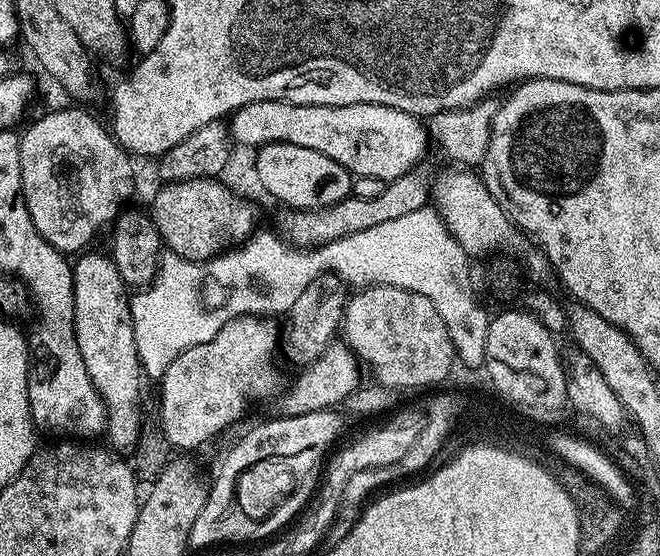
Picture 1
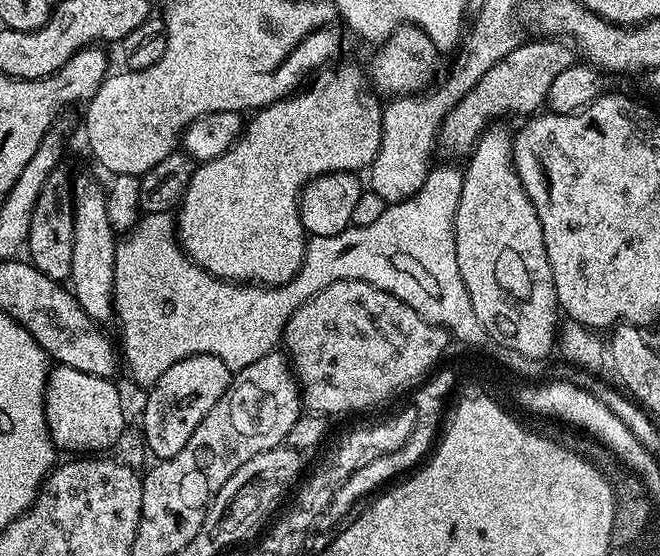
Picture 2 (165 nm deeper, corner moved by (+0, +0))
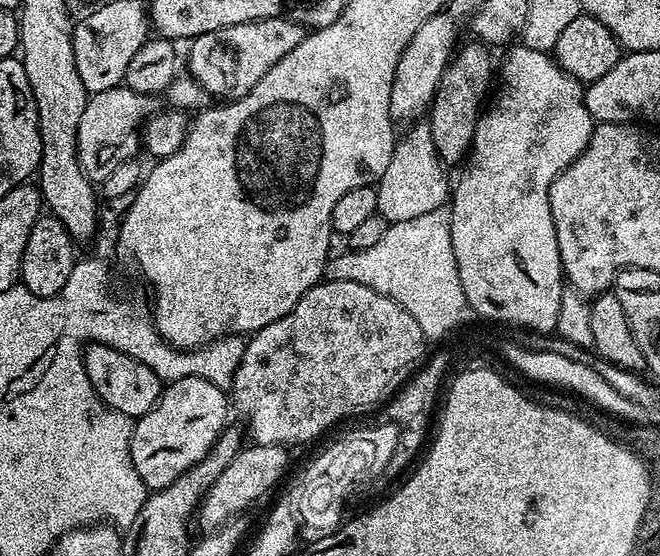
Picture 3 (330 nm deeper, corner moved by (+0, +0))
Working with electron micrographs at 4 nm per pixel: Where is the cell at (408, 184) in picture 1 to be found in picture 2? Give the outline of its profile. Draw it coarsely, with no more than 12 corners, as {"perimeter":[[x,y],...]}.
{"perimeter":[[532,39],[490,66],[446,114],[441,149],[467,157],[493,122],[527,117],[574,62]]}

